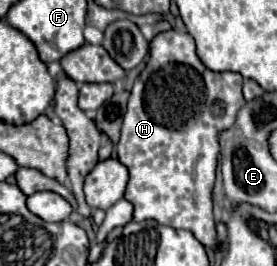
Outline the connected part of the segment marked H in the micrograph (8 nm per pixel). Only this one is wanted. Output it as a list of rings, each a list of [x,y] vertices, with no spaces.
[[[176,29],[158,33],[150,41],[150,59],[134,81],[128,99],[128,111],[122,123],[122,135],[116,145],[118,159],[130,171],[126,199],[134,205],[132,221],[154,219],[162,225],[188,229],[208,249],[216,247],[216,229],[212,215],[214,171],[220,153],[220,131],[234,125],[238,109],[246,103],[242,97],[242,75],[234,71],[210,71],[196,55],[194,39]]]

